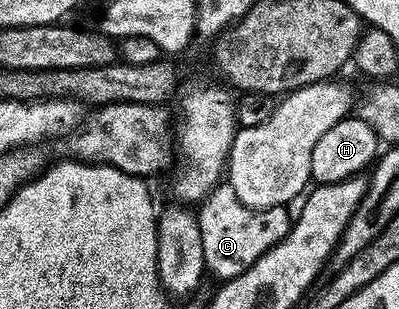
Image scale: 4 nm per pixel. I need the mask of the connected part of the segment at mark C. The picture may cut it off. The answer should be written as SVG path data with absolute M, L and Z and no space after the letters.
M221 184L216 188L201 210L198 209L197 215L207 269L221 278L220 281L226 282L248 272L265 253L287 240L294 228L294 219L288 207L249 208L237 199L236 191L230 184Z

